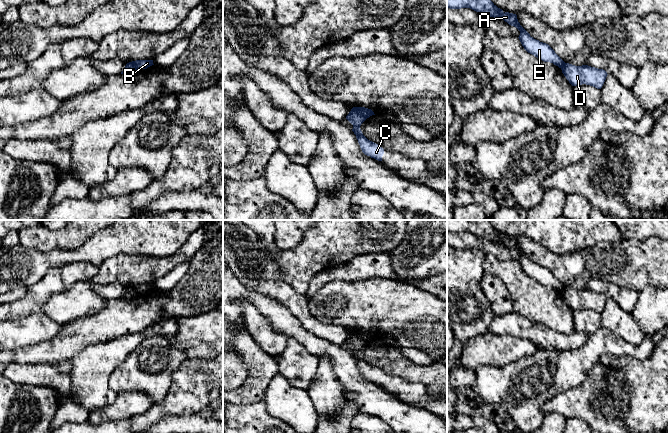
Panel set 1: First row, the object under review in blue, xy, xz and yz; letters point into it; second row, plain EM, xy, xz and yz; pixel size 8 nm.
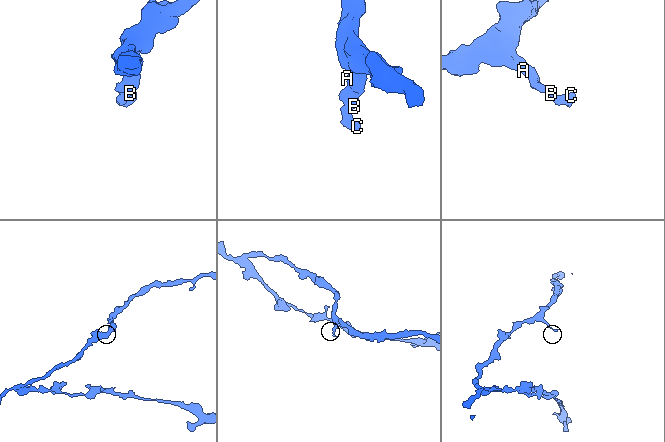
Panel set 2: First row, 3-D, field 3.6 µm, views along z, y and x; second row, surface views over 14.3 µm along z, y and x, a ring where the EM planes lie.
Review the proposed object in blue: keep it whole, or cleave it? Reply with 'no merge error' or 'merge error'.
merge error

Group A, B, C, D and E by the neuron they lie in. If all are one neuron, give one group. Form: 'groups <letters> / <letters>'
groups A B E / C D

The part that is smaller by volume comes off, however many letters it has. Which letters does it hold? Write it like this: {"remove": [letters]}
{"remove": ["C", "D"]}

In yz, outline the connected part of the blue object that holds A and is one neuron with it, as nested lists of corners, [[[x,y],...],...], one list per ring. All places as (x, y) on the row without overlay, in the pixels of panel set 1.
[[[447,220],[447,231],[450,233],[470,232],[476,236],[490,241],[503,243],[509,249],[520,255],[519,264],[524,273],[544,286],[550,286],[562,292],[565,286],[546,267],[534,263],[520,249],[517,239],[503,236],[490,223],[490,220]]]

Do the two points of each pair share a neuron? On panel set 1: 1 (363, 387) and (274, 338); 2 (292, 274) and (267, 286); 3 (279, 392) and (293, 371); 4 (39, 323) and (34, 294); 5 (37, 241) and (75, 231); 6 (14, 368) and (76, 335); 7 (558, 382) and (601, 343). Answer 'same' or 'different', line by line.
1: different
2: different
3: different
4: different
5: same
6: different
7: same

